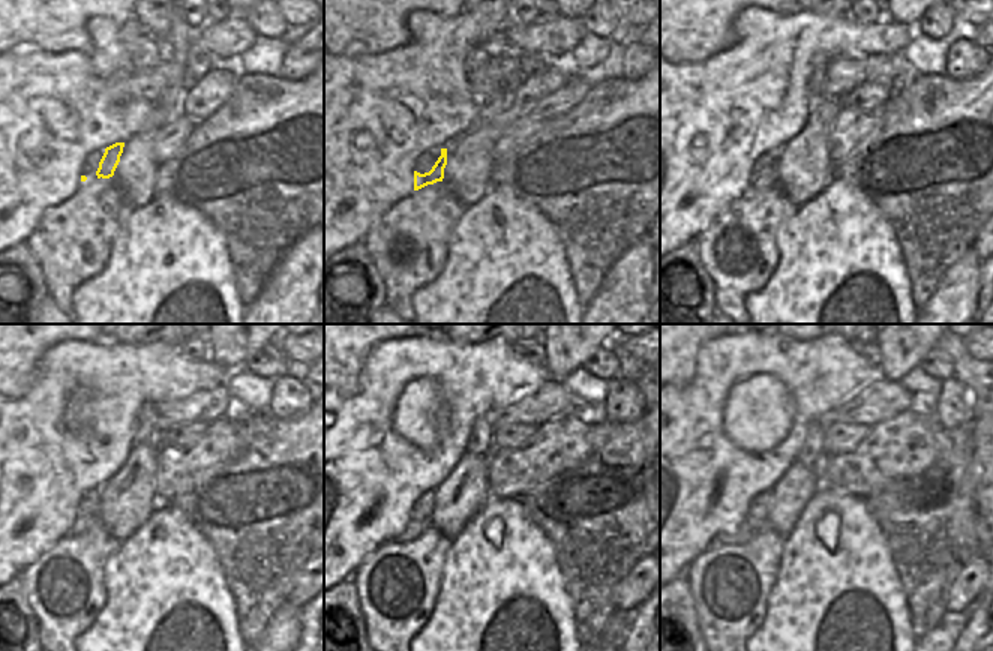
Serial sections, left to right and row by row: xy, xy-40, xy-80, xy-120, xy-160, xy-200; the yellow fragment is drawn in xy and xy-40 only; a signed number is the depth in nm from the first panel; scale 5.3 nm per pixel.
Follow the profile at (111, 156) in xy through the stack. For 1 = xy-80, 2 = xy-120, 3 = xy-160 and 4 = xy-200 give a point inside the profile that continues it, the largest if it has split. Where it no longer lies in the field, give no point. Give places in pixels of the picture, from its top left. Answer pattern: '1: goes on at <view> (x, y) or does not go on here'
1: goes on at xy-80 (758, 183)
2: goes on at xy-120 (83, 524)
3: goes on at xy-160 (414, 528)
4: goes on at xy-200 (744, 533)

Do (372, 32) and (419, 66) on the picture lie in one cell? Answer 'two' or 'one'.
two

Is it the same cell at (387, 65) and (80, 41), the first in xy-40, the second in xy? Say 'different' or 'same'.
different

